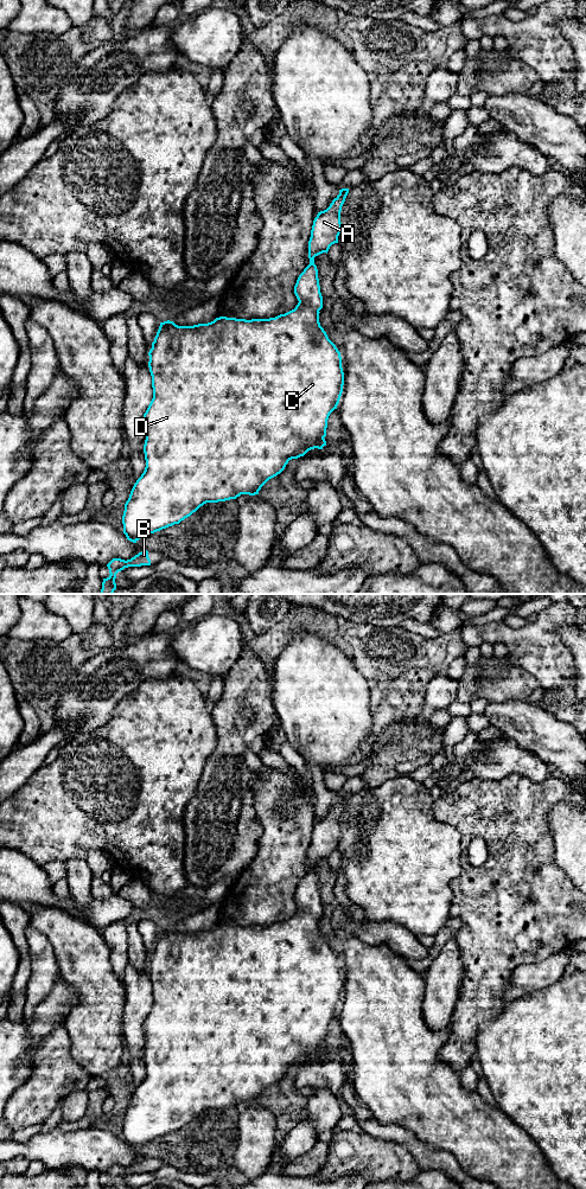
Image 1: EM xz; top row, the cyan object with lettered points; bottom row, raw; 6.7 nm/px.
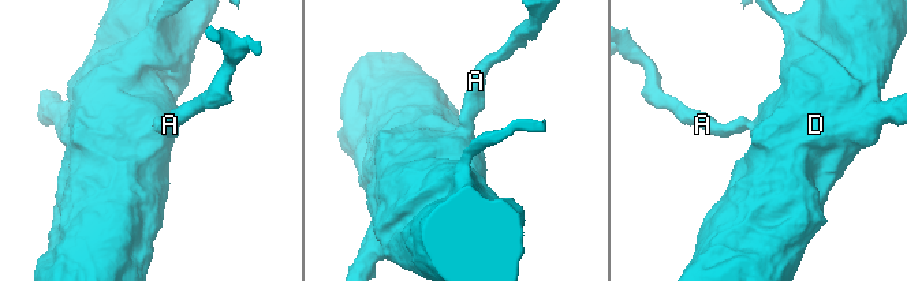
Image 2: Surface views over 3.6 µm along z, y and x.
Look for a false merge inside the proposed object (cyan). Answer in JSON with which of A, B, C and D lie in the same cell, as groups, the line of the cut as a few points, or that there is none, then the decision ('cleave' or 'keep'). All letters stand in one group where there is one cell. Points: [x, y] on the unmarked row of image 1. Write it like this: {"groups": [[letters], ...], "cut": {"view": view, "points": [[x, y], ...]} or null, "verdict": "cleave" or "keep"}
{"groups": [["A", "B", "C", "D"]], "cut": null, "verdict": "keep"}

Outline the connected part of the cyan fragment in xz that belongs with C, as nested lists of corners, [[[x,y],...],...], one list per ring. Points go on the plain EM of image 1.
[[[349,795],[339,797],[330,813],[318,819],[313,827],[308,848],[310,871],[294,893],[299,908],[294,916],[269,926],[219,923],[193,933],[178,933],[170,927],[160,929],[148,959],[153,1005],[144,1021],[146,1074],[130,1098],[122,1123],[123,1140],[128,1148],[136,1150],[142,1144],[179,1131],[206,1110],[259,1101],[261,1094],[280,1081],[289,1067],[326,1053],[327,1027],[339,1010],[344,979],[340,959],[319,929],[323,903],[314,864],[327,861],[330,854],[338,850],[340,818],[348,800]]]

